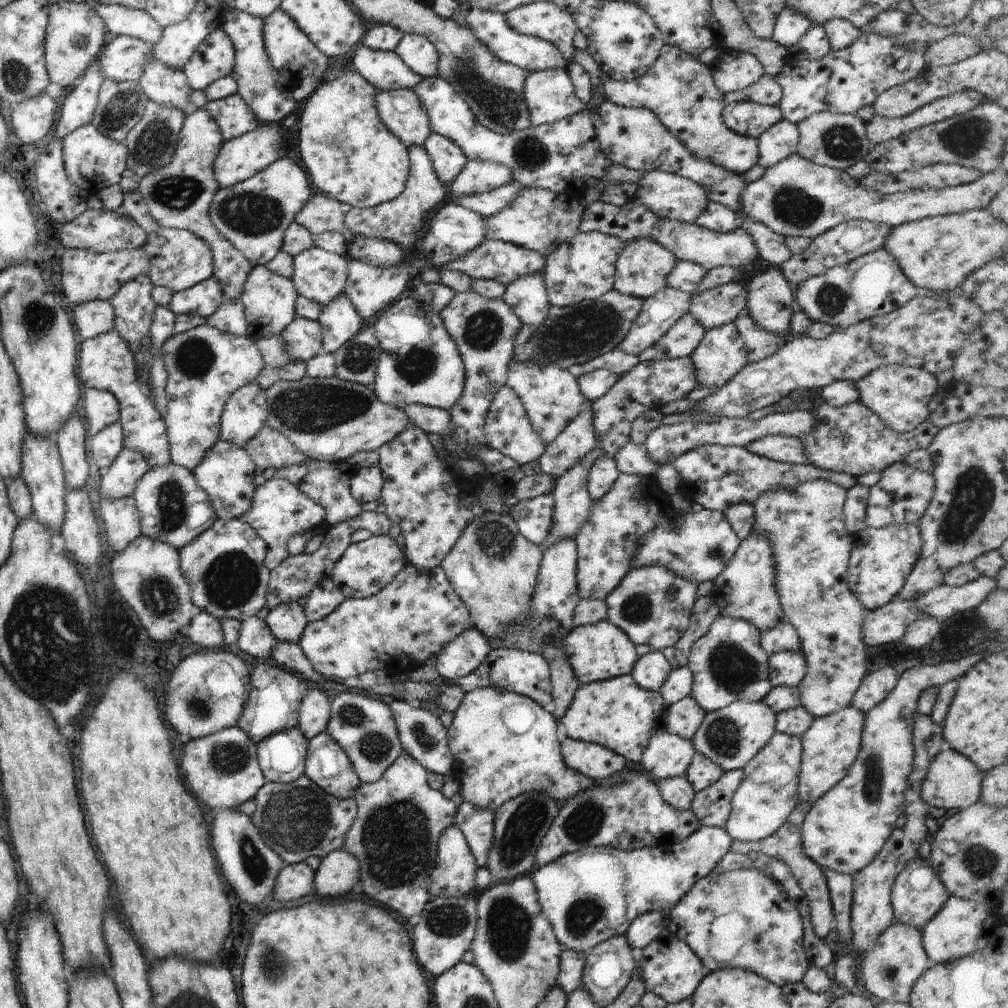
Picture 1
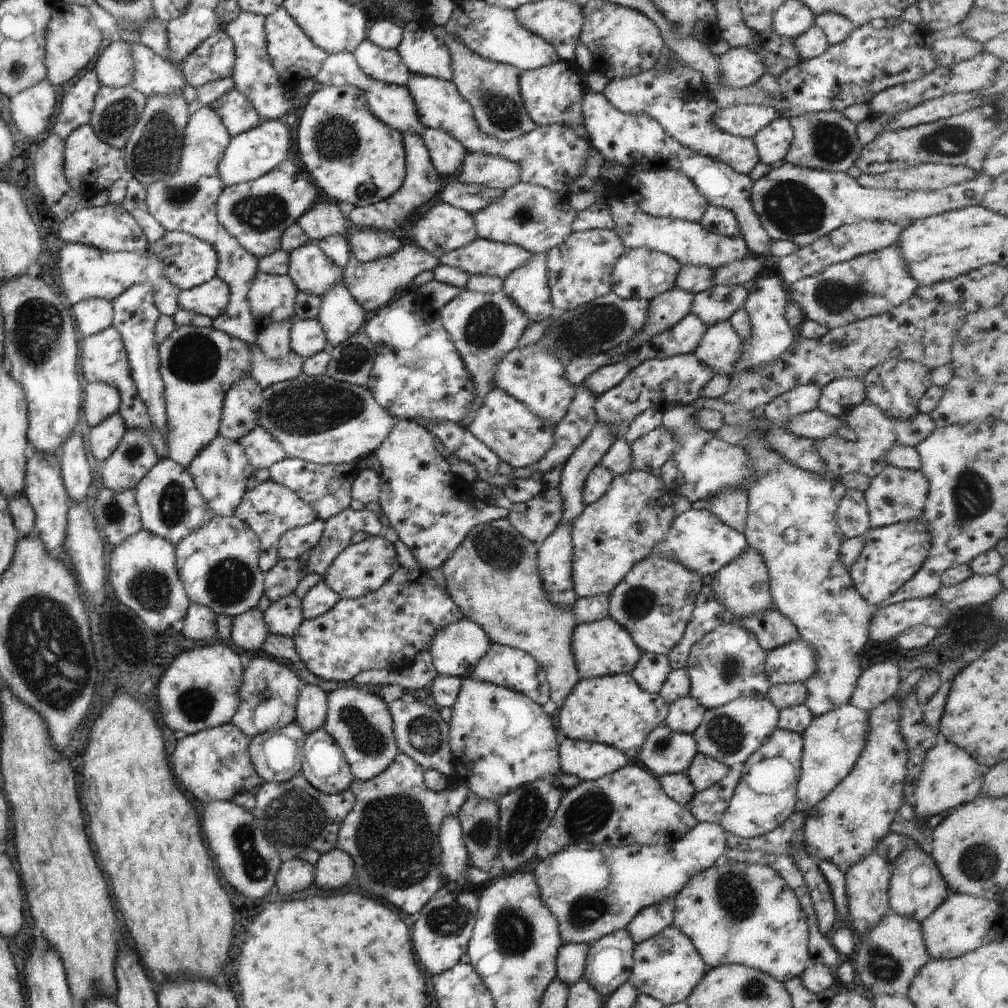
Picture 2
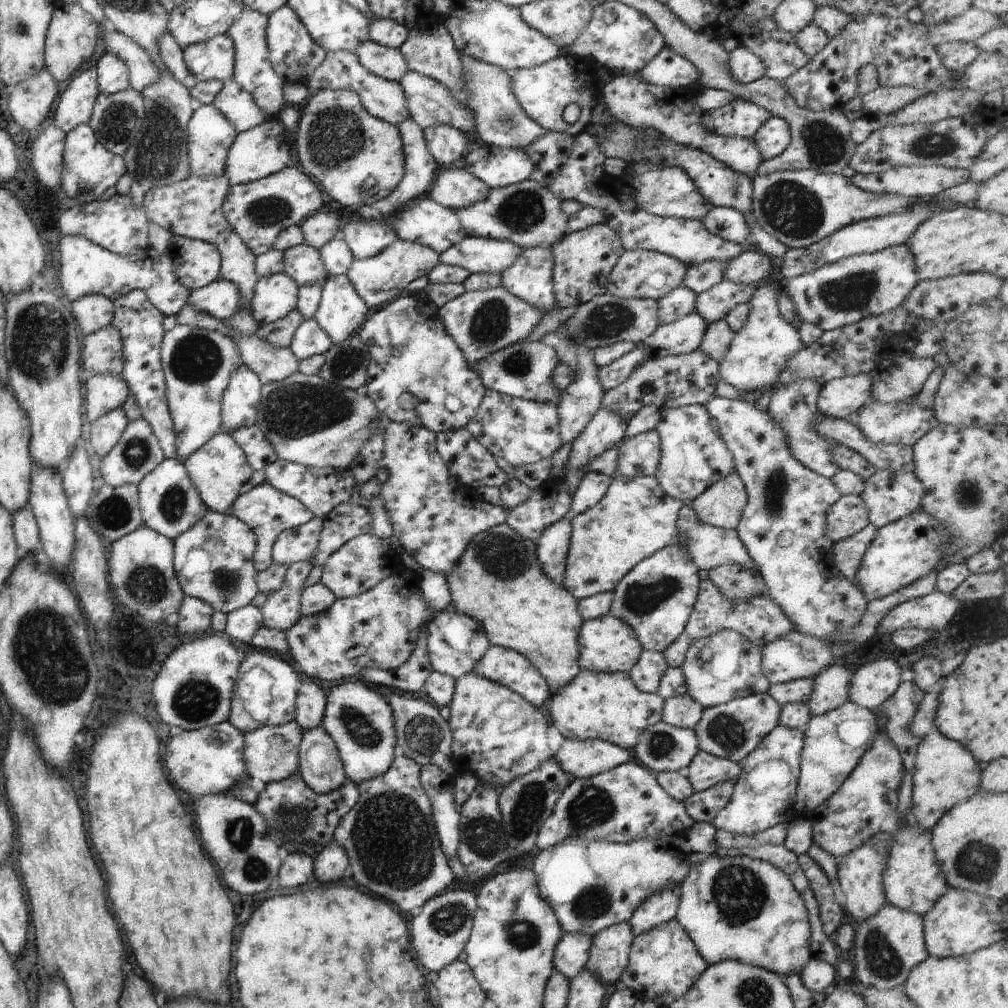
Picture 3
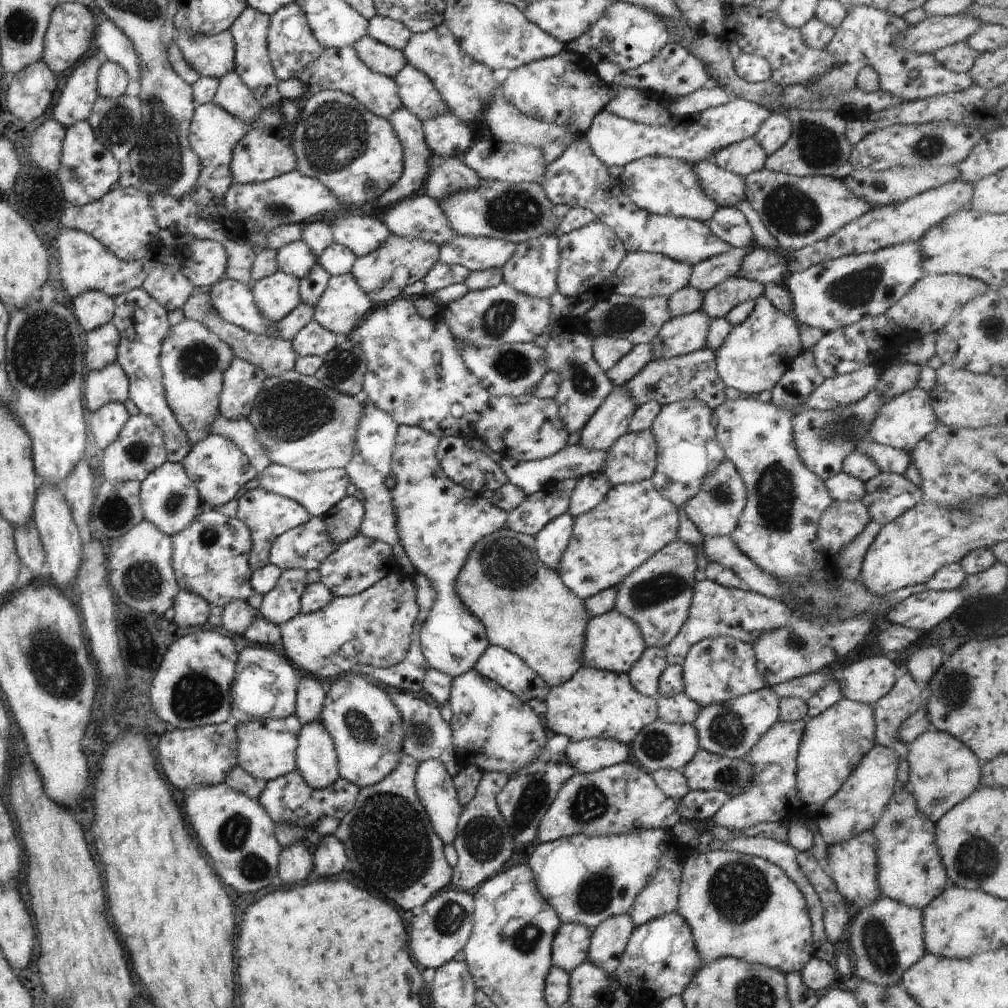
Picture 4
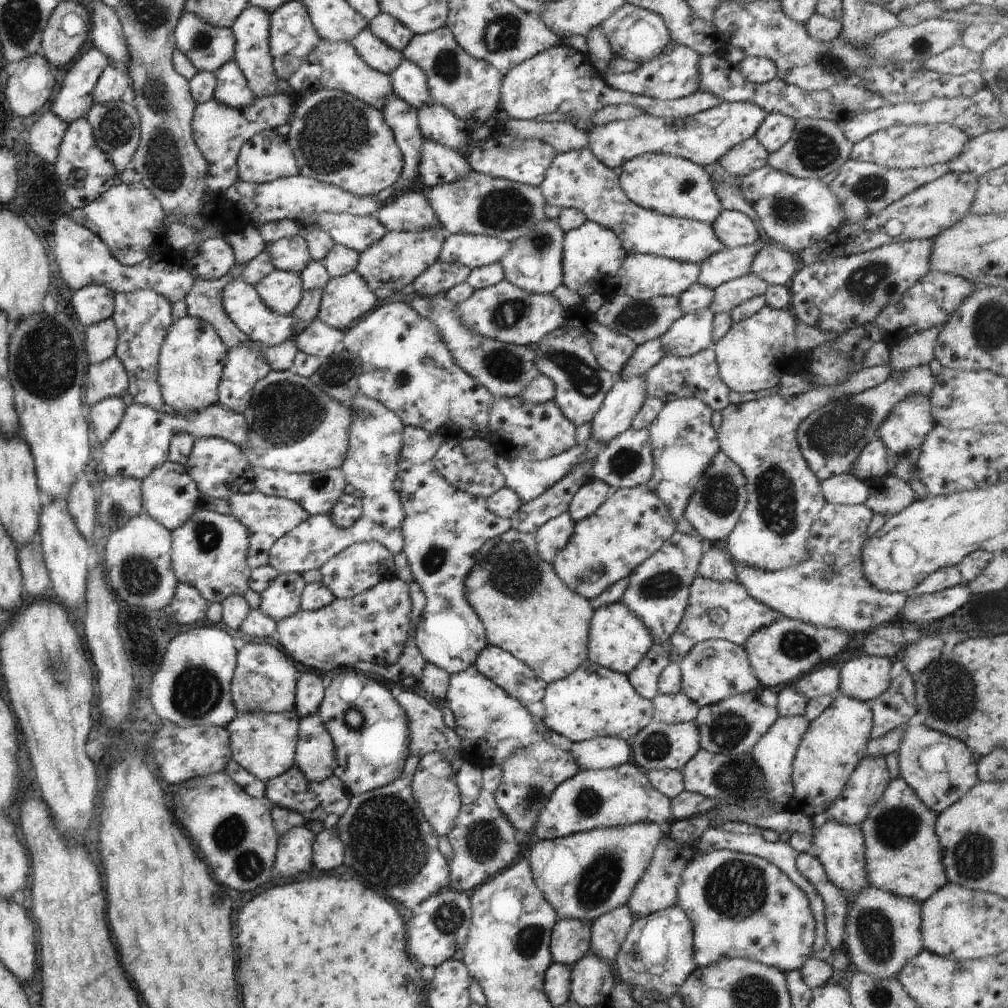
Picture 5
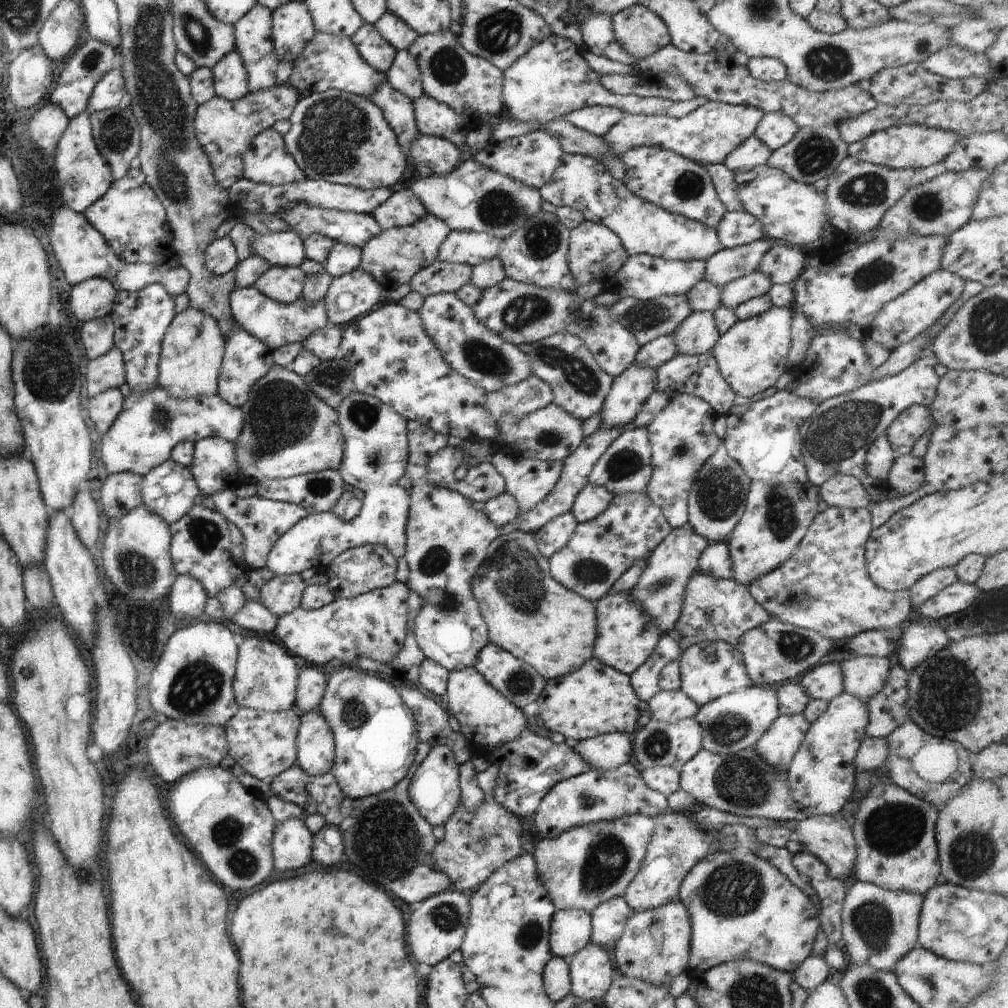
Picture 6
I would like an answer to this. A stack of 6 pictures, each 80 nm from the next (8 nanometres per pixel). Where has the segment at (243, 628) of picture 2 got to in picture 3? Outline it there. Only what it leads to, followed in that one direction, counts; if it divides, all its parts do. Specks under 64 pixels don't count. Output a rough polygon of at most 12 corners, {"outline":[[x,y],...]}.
{"outline":[[249,604],[226,614],[224,635],[250,644],[262,625]]}

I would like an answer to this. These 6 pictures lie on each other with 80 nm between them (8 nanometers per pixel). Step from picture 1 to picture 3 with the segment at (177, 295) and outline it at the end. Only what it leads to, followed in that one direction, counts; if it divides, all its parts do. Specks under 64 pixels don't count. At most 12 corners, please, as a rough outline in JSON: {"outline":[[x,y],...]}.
{"outline":[[217,278],[186,304],[222,321],[240,309],[233,283]]}

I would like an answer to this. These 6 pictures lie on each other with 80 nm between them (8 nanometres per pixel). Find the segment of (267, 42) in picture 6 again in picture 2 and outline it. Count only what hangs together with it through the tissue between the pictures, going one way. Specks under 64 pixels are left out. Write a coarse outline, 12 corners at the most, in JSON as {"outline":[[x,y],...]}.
{"outline":[[264,16],[226,24],[234,88],[263,121],[281,121],[293,100],[269,64]]}

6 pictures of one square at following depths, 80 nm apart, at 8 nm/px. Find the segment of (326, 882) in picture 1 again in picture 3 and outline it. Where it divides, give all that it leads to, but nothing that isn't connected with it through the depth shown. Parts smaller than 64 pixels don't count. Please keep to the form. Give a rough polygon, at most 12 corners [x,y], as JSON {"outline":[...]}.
{"outline":[[331,841],[312,861],[317,882],[337,882],[348,868],[346,852]]}

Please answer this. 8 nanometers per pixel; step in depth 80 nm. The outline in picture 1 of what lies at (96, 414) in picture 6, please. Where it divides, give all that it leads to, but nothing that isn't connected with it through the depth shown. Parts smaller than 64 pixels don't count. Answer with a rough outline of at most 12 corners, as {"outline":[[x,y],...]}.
{"outline":[[119,420],[89,440],[89,454],[100,471],[123,448]]}

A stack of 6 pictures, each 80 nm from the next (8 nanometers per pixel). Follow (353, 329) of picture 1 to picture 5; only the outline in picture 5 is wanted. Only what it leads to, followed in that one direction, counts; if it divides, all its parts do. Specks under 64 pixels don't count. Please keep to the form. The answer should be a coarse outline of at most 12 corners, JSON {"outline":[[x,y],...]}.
{"outline":[[355,272],[330,277],[316,319],[345,331],[377,299]]}

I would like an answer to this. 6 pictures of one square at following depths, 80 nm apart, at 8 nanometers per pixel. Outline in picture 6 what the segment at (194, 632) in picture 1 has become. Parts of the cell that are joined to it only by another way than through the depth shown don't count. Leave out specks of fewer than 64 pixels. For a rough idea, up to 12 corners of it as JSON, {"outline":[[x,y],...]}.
{"outline":[[176,575],[169,589],[175,618],[197,618],[208,596],[196,580]]}

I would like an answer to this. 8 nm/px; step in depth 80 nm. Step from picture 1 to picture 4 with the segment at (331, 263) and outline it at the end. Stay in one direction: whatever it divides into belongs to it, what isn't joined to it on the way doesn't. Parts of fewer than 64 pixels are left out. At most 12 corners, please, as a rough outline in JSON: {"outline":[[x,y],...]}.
{"outline":[[302,240],[275,252],[278,270],[296,279],[316,263]]}

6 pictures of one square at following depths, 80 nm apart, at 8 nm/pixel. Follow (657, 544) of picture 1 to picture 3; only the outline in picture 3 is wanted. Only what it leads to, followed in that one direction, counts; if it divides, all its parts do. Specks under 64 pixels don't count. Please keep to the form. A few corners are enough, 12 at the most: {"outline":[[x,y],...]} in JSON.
{"outline":[[682,505],[678,544],[697,570],[756,569],[736,530],[702,523]]}

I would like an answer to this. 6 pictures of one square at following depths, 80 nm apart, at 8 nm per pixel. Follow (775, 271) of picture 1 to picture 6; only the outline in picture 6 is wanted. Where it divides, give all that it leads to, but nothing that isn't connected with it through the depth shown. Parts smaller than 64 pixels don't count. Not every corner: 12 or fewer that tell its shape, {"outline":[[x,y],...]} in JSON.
{"outline":[[788,307],[735,321],[710,353],[735,395],[787,370]]}

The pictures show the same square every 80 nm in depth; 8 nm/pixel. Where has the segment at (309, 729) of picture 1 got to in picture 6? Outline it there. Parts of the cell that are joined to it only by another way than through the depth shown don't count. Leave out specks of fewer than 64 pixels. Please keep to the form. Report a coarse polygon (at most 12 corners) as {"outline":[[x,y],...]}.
{"outline":[[310,664],[300,668],[294,709],[299,714],[315,711],[325,678]]}

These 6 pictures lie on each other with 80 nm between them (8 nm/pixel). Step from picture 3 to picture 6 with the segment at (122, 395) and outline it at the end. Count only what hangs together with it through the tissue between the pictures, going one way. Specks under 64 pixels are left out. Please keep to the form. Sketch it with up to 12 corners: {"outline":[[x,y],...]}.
{"outline":[[111,347],[89,360],[82,377],[89,399],[126,382],[121,353]]}

